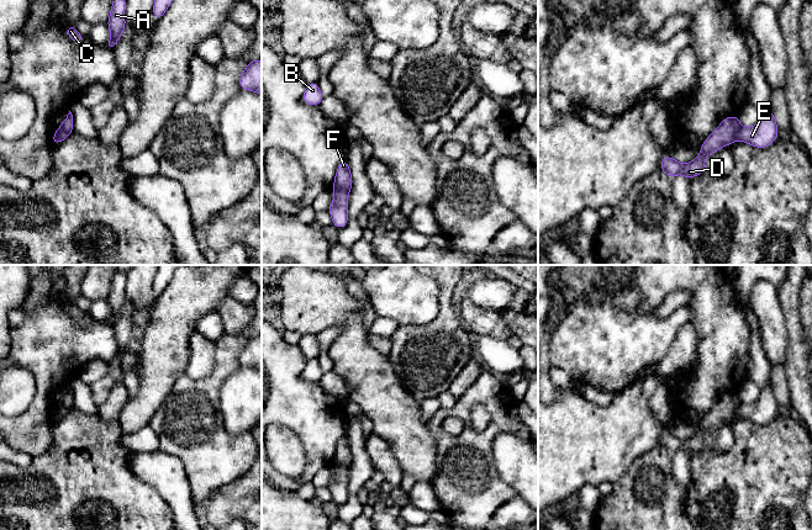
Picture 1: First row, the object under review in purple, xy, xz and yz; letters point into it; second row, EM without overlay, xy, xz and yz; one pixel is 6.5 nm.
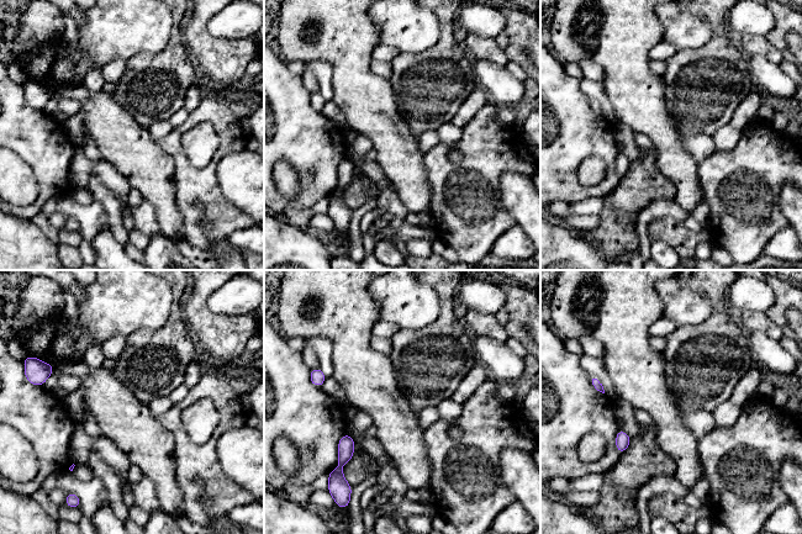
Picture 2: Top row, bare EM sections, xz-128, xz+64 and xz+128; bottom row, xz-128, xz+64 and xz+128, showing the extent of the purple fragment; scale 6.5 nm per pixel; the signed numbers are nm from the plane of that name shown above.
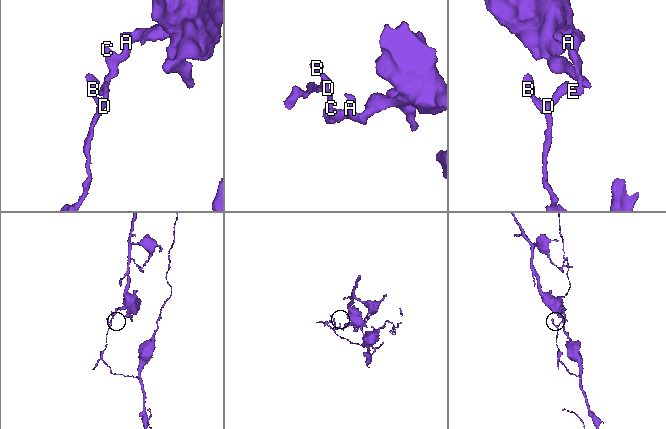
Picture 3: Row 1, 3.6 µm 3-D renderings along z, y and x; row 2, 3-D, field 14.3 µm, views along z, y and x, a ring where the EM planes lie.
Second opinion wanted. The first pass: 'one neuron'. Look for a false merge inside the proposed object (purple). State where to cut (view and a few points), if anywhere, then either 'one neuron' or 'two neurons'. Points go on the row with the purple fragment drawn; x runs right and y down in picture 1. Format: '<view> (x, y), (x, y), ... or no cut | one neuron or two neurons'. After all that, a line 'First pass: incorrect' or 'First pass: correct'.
xz (333, 187), (347, 192) | two neurons
First pass: incorrect

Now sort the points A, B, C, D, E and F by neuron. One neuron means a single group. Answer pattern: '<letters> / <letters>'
A C E / B D F

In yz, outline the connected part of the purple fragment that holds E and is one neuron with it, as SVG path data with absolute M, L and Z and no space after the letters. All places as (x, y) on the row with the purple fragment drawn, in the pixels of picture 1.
M770 108L761 113L758 124L750 128L743 127L737 133L737 139L756 148L766 148L777 139L779 127Z

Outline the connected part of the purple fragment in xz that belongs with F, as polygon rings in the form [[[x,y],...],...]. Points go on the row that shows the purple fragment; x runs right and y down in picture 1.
[[[344,159],[343,161],[339,163],[337,168],[333,189],[349,192],[352,189],[352,185],[353,185],[353,179],[350,175],[349,164]]]

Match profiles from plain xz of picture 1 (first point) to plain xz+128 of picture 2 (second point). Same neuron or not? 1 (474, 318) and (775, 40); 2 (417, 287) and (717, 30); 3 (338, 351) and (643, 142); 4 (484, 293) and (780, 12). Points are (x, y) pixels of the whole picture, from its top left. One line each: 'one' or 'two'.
1: two
2: two
3: two
4: two

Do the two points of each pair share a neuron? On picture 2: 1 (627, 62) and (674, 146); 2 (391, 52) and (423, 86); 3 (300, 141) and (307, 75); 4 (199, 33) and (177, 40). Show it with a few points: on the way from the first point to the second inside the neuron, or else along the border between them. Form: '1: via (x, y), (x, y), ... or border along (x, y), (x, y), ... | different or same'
1: via (629, 83), (638, 95), (644, 111), (658, 125) | same
2: border along (400, 52), (390, 62) | different
3: border along (300, 75), (304, 85), (311, 93) | different
4: border along (180, 32), (188, 54), (196, 64) | different

